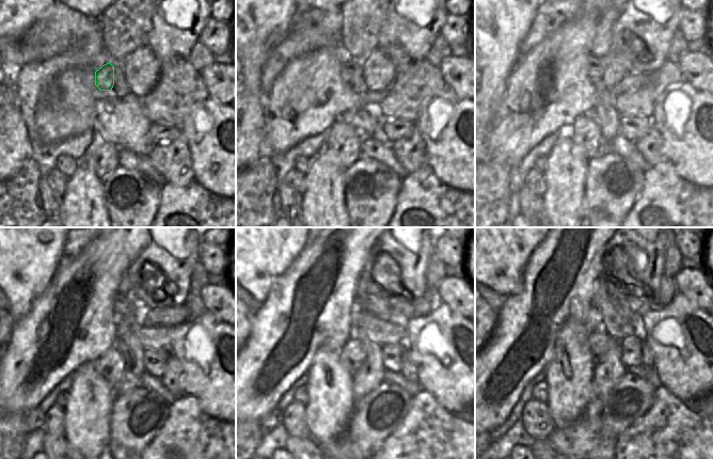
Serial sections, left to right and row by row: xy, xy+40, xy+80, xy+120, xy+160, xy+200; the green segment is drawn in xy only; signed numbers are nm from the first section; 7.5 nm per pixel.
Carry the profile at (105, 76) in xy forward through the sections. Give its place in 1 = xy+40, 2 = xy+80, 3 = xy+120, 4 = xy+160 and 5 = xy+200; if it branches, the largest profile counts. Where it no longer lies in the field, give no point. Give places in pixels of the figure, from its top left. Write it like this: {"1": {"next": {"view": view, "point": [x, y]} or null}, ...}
{"1": {"next": {"view": "xy+40", "point": [351, 69]}}, "2": {"next": {"view": "xy+80", "point": [596, 65]}}, "3": {"next": {"view": "xy+120", "point": [123, 304]}}, "4": {"next": {"view": "xy+160", "point": [375, 305]}}, "5": {"next": {"view": "xy+200", "point": [619, 302]}}}

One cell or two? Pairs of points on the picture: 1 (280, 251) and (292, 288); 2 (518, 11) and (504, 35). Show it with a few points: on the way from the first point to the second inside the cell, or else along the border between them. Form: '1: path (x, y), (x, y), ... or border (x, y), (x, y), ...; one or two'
1: border (301, 249), (298, 256), (271, 289); two
2: path (511, 17), (504, 25), (504, 29); one

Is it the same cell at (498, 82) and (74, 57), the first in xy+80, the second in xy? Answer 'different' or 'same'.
different

